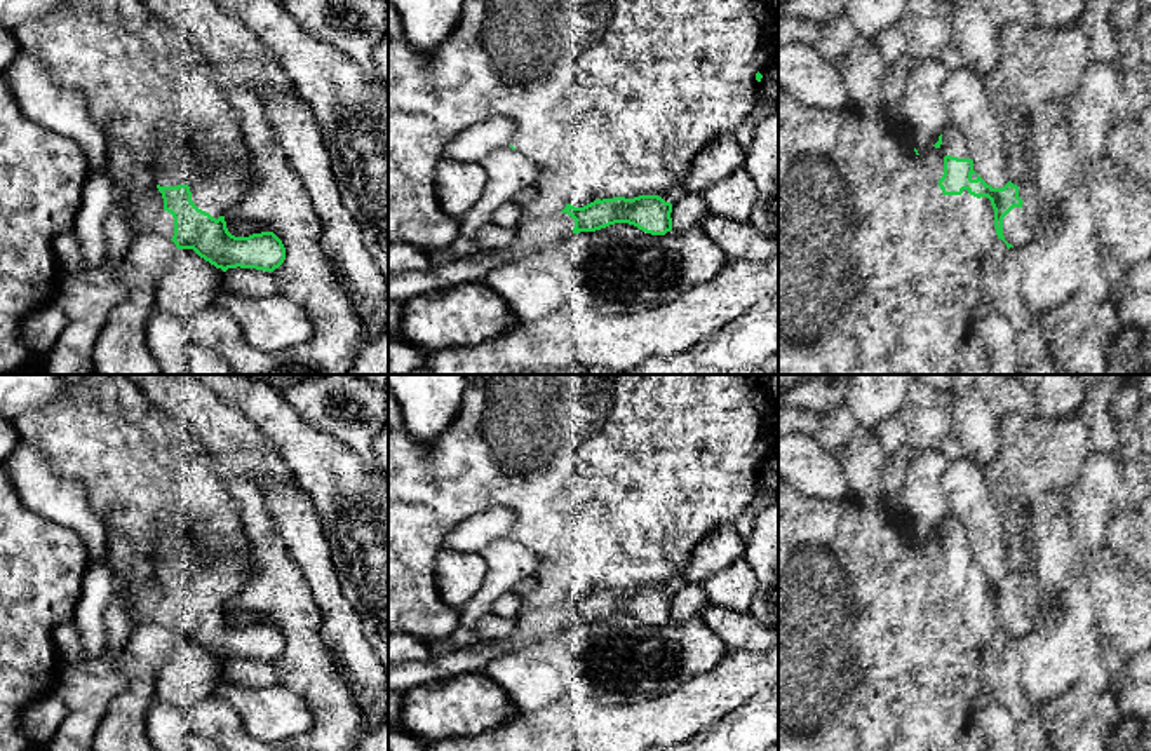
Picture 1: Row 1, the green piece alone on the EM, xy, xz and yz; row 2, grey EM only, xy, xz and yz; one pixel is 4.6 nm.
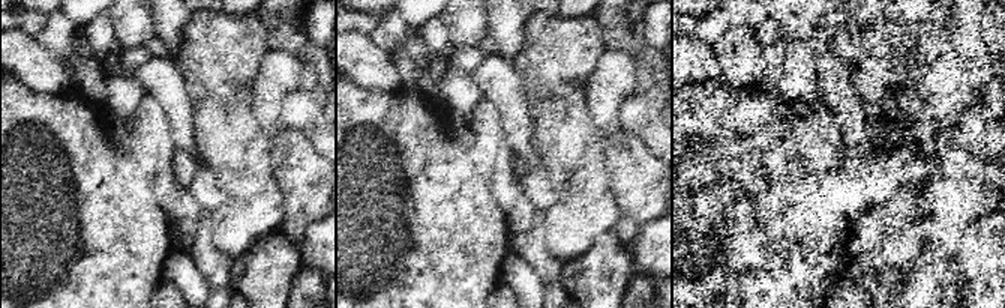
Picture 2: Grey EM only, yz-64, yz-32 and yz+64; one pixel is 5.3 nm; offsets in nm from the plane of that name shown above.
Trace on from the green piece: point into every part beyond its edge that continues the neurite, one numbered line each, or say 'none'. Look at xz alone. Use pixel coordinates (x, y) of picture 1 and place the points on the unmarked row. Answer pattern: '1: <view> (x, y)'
1: xz (613, 480)

